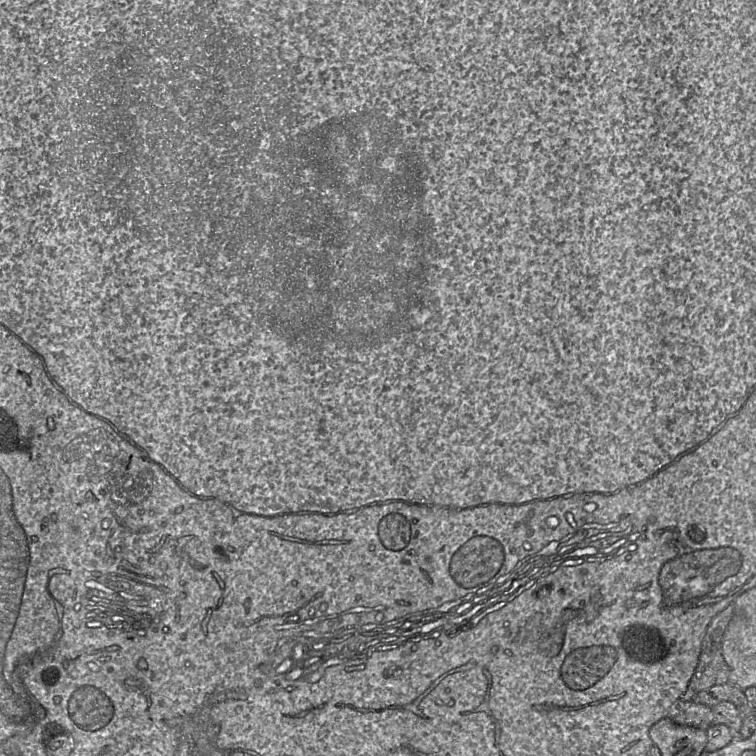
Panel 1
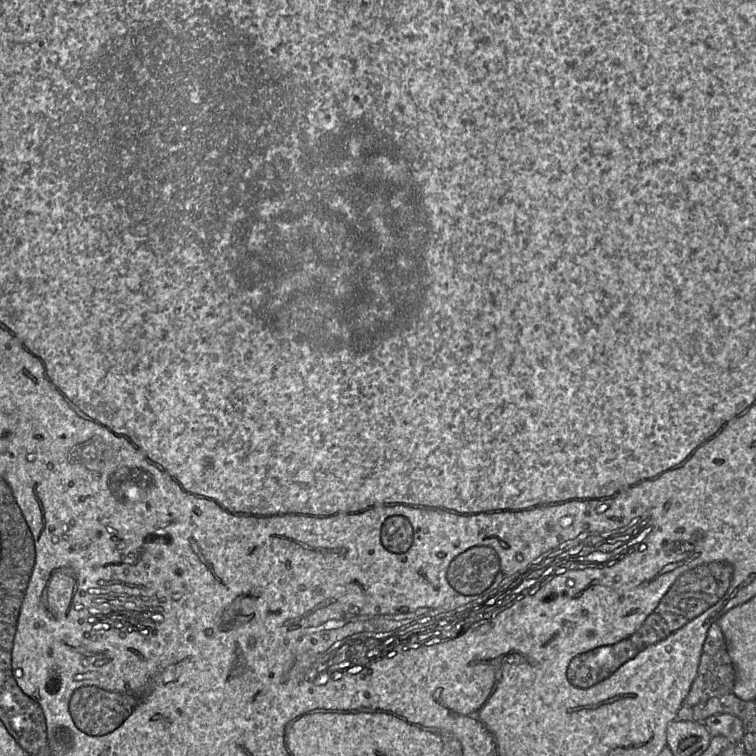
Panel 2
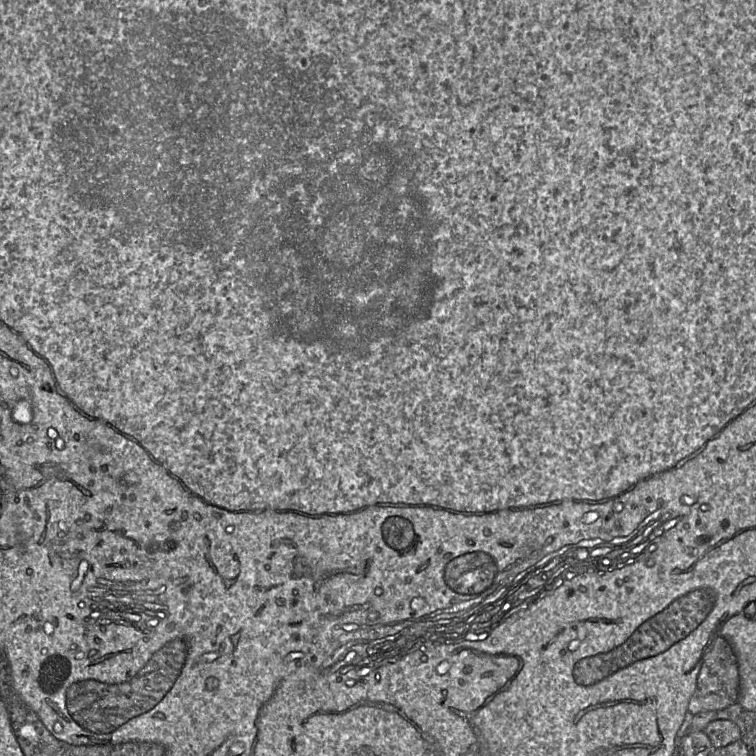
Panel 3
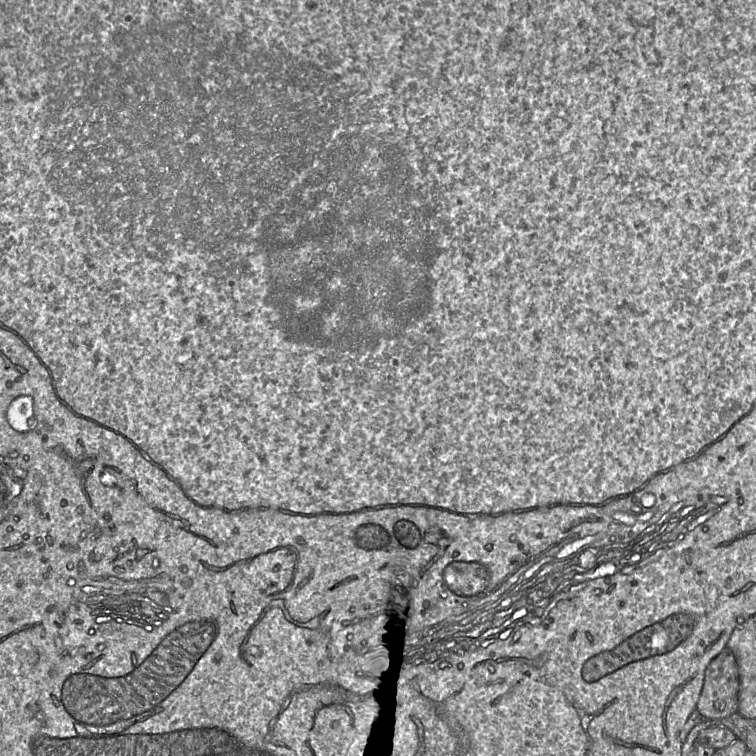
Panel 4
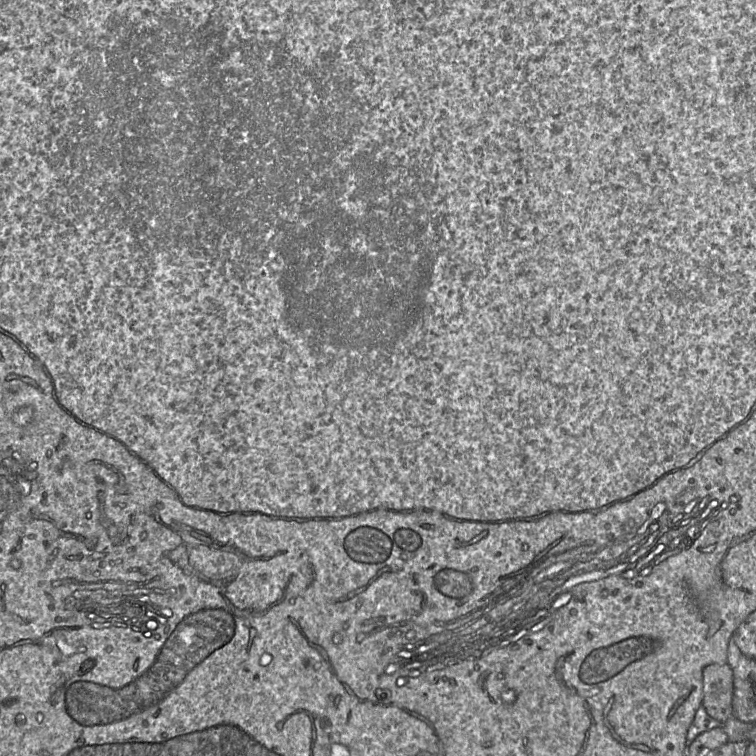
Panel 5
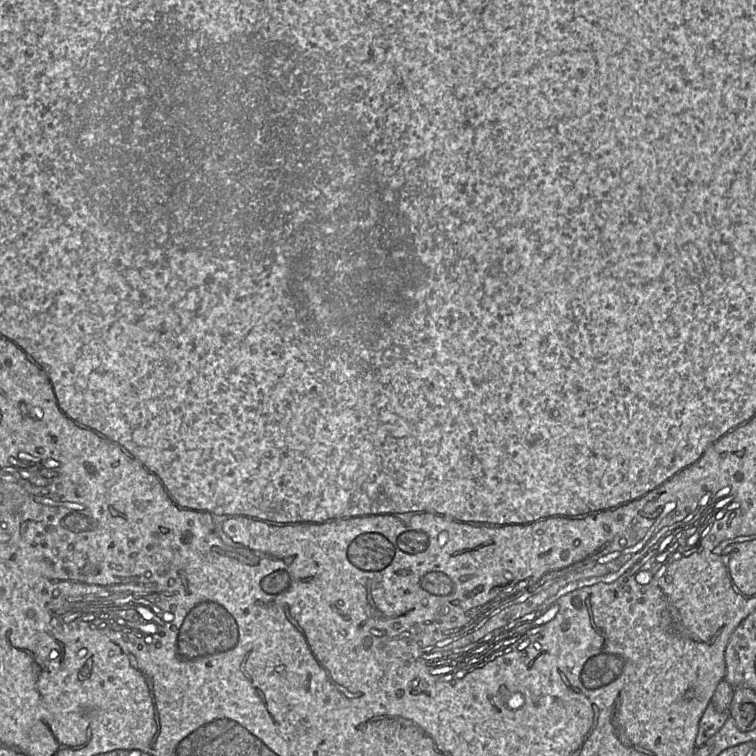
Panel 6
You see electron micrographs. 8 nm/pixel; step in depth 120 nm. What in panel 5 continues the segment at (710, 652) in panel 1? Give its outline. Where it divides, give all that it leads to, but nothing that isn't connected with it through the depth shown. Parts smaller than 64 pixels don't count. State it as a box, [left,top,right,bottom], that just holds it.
[703,663,733,723]

